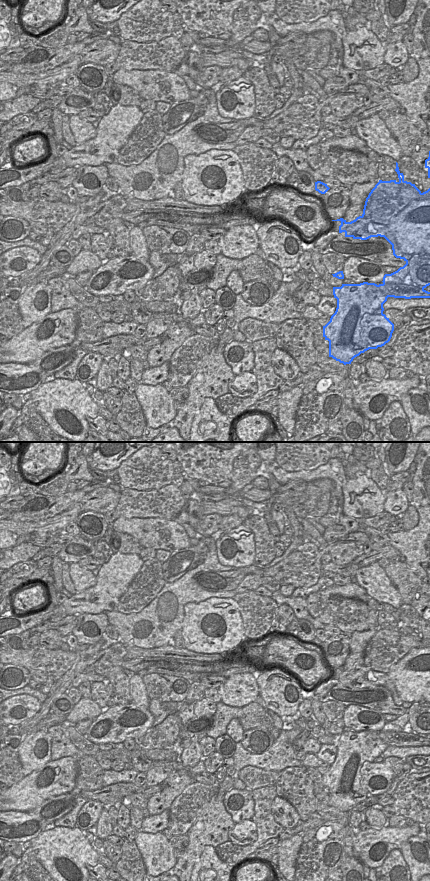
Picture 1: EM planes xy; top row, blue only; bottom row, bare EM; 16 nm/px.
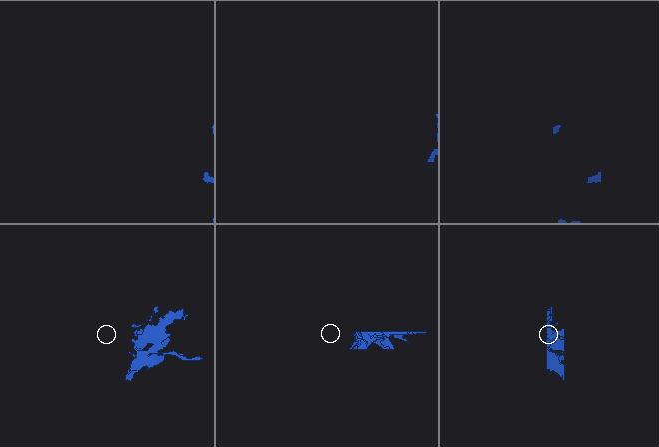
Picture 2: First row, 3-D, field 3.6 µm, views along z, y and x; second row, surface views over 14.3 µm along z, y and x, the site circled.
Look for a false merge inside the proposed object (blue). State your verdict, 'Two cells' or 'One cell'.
Two cells.

